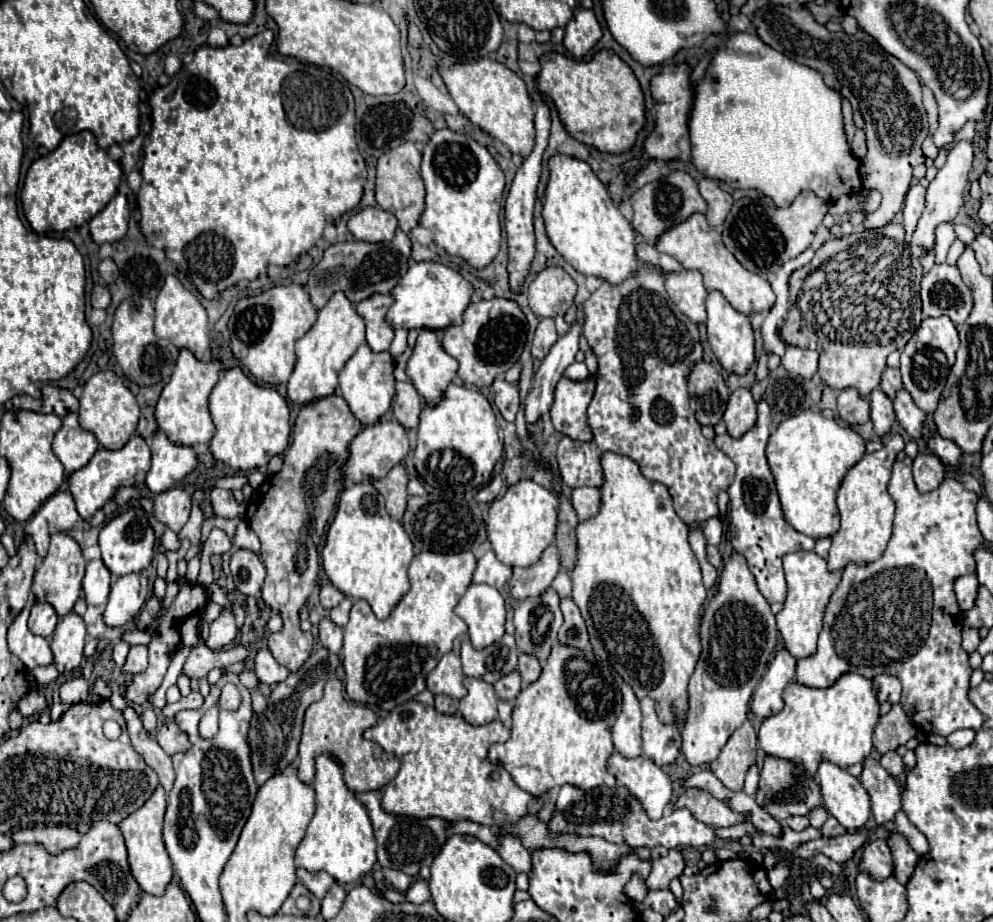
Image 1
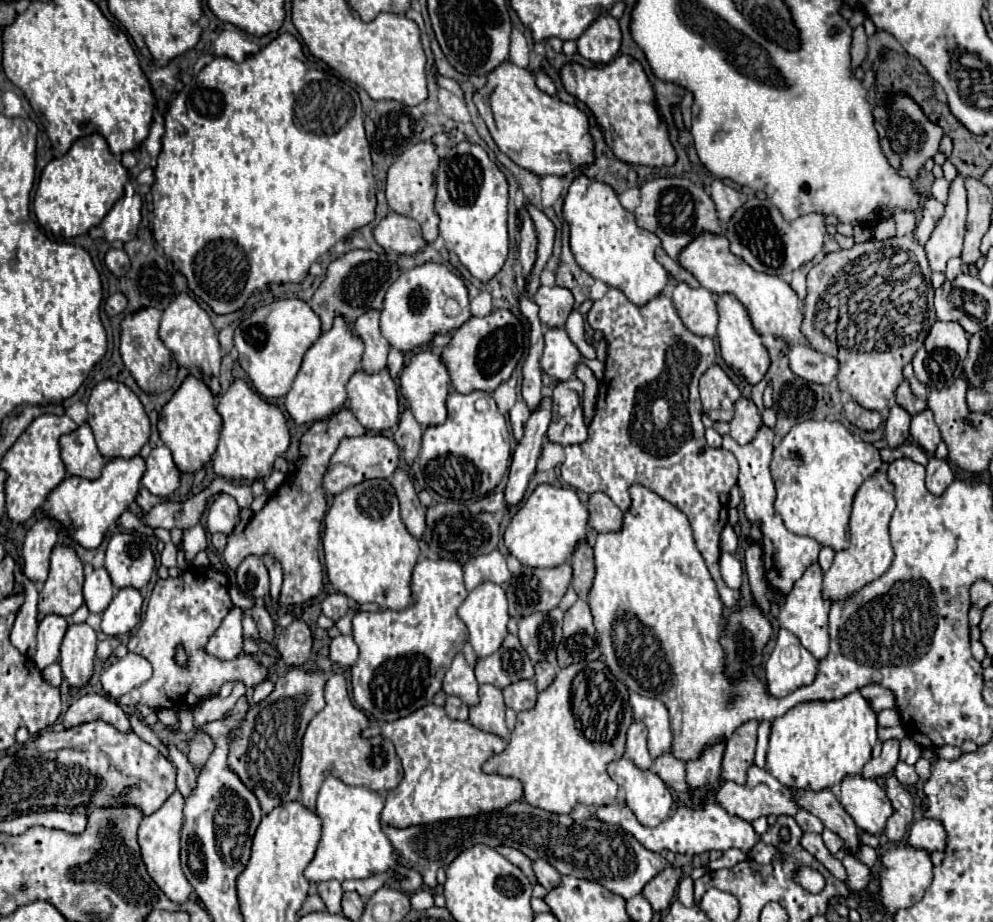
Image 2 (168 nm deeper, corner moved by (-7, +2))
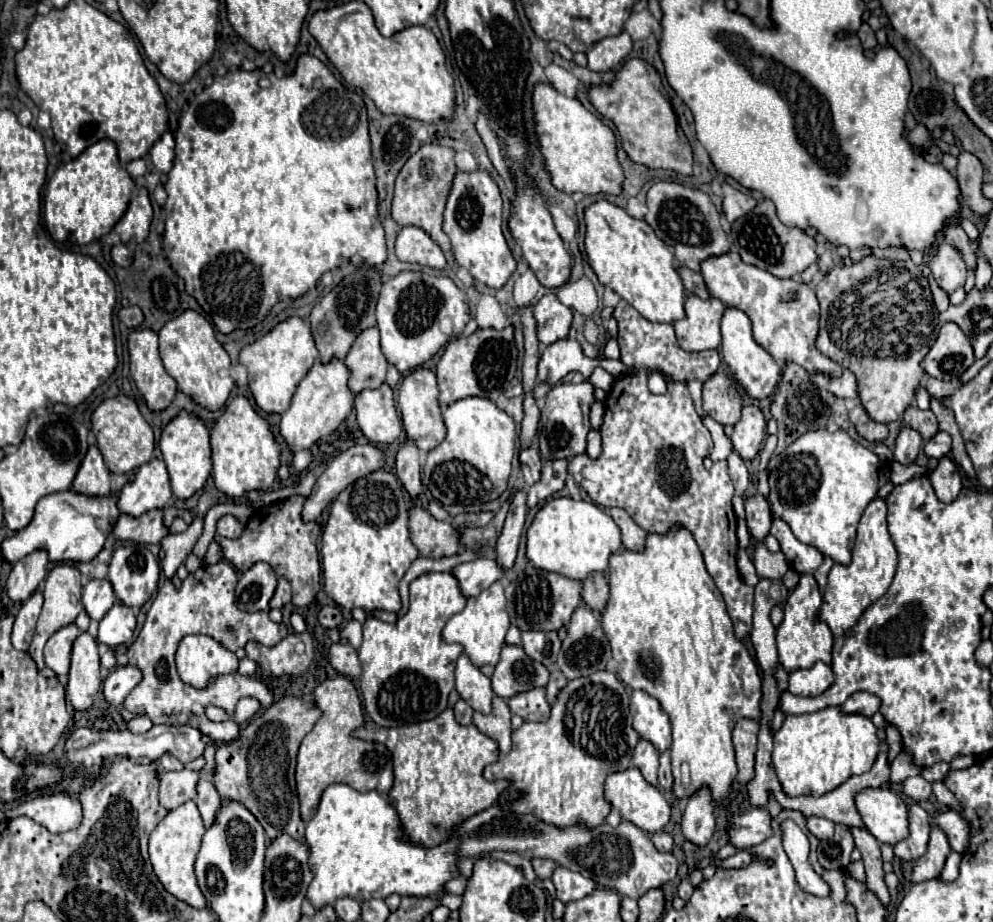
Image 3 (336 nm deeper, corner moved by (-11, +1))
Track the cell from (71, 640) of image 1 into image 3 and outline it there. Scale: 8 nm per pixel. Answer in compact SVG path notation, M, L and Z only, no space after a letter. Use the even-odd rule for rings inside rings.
M85 631L73 643L67 701L73 705L73 709L89 709L99 689L101 689L101 673L99 673L97 639Z

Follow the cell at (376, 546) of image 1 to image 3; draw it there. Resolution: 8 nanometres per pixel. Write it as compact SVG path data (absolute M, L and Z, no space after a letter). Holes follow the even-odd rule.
M373 471L371 475L349 485L341 495L333 501L327 525L323 527L321 537L321 559L323 559L323 585L327 595L345 609L383 609L383 611L399 611L399 581L403 579L409 565L419 557L417 547L409 539L407 515L409 497L405 499L403 485L389 471Z

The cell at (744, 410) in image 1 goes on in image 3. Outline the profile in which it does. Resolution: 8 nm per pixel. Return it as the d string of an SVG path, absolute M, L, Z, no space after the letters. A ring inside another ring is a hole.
M755 405L743 407L743 415L741 415L739 423L733 427L733 435L731 435L733 449L743 459L753 459L759 453L765 437L767 437L765 417L763 417L761 409Z

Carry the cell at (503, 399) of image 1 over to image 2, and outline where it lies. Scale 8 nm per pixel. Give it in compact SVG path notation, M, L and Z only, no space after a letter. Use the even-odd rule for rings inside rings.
M517 402L511 412L509 412L509 418L511 418L511 426L513 426L513 436L515 436L515 442L519 442L523 438L523 430L525 430L525 424L529 420L529 408L525 406L525 402Z

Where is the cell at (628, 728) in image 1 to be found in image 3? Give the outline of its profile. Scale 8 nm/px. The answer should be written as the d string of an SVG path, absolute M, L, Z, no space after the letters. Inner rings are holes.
M639 739L633 759L631 759L631 765L637 767L651 785L657 785L657 769L659 769L657 759L659 759L659 753L655 751L655 747L649 741Z

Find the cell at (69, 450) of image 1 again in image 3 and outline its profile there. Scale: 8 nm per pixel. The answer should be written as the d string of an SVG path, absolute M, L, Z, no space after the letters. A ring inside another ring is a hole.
M91 445L85 459L81 461L81 467L73 479L73 491L83 495L107 495L111 493L109 485L111 473L103 461L103 455L97 445Z

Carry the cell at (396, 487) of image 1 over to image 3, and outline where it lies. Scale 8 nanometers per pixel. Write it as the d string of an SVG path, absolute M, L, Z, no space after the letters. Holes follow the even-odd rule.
M411 507L409 531L413 545L423 557L449 557L459 551L455 527L437 521L423 507Z

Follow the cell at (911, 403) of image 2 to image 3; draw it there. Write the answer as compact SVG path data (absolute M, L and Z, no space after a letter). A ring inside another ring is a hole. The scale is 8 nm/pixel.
M911 405L911 407L905 409L905 413L903 413L903 421L905 421L905 425L917 429L925 441L927 441L929 437L933 437L935 431L939 429L939 427L937 427L937 419L935 419L935 415L933 415L929 409L923 411L923 409L915 407L915 405Z

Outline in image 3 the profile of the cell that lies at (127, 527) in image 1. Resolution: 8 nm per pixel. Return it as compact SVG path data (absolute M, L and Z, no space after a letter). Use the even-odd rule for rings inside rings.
M121 545L109 561L107 579L121 603L141 607L157 591L159 563L145 545Z

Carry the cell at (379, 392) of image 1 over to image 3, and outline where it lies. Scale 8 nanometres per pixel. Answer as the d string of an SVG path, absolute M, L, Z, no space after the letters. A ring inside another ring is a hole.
M387 383L355 395L355 411L357 423L371 443L393 443L403 431L395 397Z

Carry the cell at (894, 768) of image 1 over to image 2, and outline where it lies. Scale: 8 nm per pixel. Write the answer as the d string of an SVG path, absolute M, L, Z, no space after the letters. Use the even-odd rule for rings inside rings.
M899 762L899 764L895 766L895 772L893 772L893 774L895 774L895 778L899 780L901 786L913 786L913 784L919 780L915 768L909 766L909 764L905 764L905 762Z

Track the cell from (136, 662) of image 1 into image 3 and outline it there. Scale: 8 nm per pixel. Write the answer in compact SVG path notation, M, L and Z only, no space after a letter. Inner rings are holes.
M119 665L105 679L103 695L111 705L119 707L125 701L125 697L133 691L133 687L137 687L139 683L141 683L141 669L137 665Z

